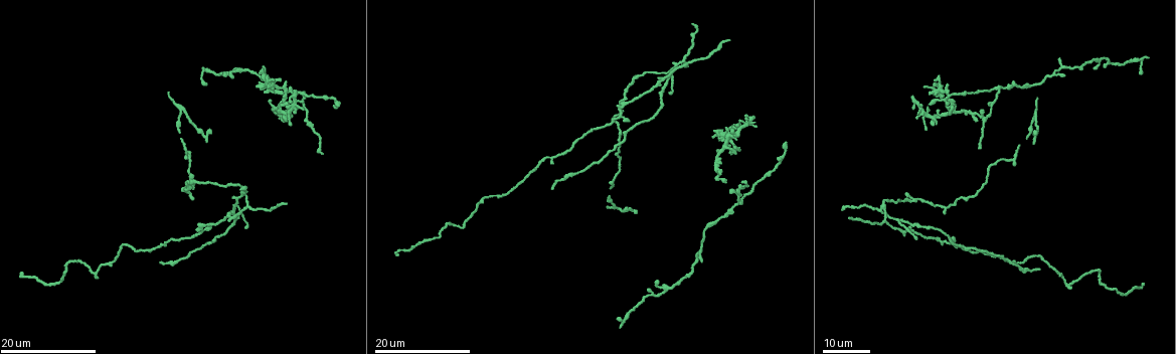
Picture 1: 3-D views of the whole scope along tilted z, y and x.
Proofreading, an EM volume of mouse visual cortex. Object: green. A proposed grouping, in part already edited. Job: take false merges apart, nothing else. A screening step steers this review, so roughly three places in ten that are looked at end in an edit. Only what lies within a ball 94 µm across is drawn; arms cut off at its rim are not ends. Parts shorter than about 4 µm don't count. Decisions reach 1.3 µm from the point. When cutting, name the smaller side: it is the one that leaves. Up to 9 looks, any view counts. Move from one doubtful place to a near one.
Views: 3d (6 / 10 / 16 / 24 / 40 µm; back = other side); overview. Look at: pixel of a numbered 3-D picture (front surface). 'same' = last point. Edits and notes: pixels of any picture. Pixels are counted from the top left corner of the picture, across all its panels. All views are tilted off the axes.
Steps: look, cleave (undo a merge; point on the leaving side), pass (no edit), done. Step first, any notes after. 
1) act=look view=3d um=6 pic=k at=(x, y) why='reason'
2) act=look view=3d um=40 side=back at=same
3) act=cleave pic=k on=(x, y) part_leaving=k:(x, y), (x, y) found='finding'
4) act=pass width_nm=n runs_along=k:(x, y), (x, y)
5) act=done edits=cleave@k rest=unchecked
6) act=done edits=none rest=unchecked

act=look view=3d um=24 pic=1 at=(1011, 161) why='side arm on a straight run'

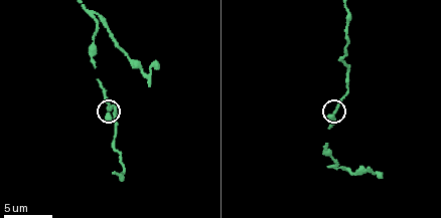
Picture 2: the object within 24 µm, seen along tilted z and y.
act=look view=3d um=10 pic=2 at=(337, 110)

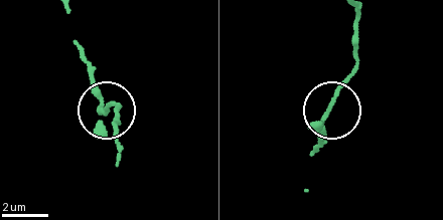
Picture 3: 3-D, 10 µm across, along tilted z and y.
act=pass found='all the same neuron'

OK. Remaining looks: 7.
act=look view=3d um=24 pic=1 at=(724, 146)

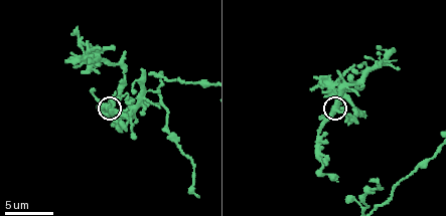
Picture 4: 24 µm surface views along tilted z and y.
act=look view=3d um=10 pic=4 at=(335, 111) why='zoom in'

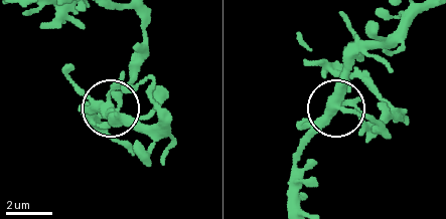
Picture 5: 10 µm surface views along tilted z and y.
act=look view=3d um=6 pic=5 at=(338, 107) why='zoom in'

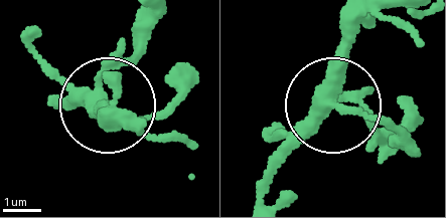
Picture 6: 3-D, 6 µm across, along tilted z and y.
act=cleave pic=6 on=(145, 52) side_arm_um=12 found='two neurons meet here'

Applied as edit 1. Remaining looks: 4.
act=look view=overview why='redraw'

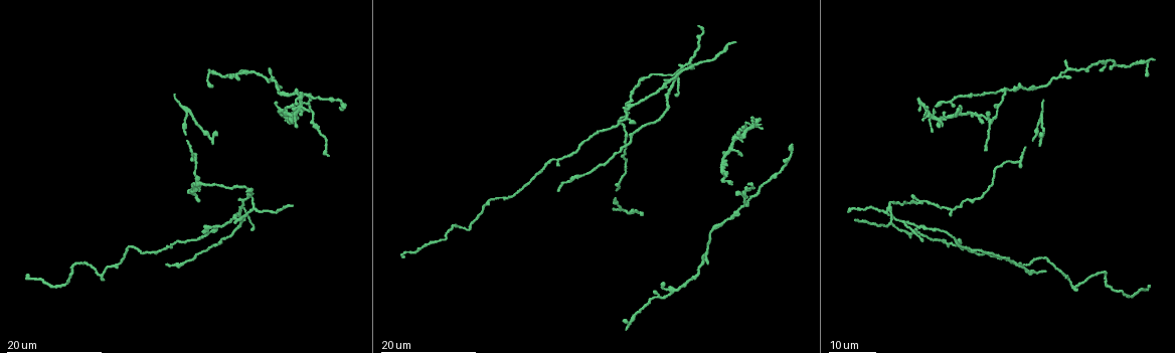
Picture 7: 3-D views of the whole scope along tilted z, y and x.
act=look view=3d um=16 pic=7 at=(1002, 90) why='three arms meet'

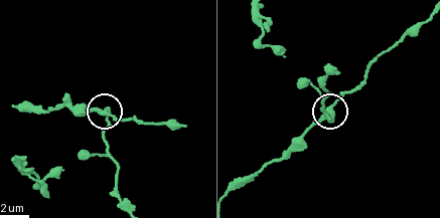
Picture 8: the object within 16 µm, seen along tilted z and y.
act=look view=3d um=10 pic=8 at=(331, 115)

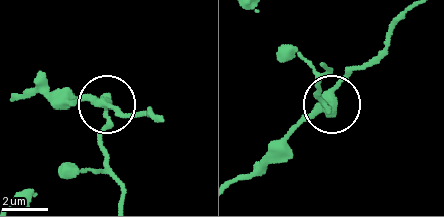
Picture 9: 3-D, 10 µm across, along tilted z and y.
act=cleave pic=9 on=(101, 136) width_nm=300 found='two neurons meet here'

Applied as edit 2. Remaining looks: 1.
act=done edits=cleave@6,cleave@9 rest=unchecked

